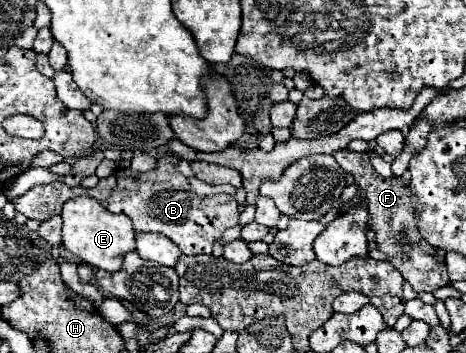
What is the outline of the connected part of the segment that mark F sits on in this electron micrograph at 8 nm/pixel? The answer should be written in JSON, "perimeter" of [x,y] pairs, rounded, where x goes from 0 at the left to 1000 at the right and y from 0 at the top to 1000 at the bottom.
{"perimeter":[[[723,425],[719,442],[723,465],[762,504],[766,550],[732,584],[732,606],[740,595],[753,595],[762,572],[788,572],[788,601],[796,606],[792,646],[805,652],[805,686],[809,703],[830,725],[830,737],[861,771],[861,782],[886,810],[891,827],[933,827],[946,810],[964,805],[964,776],[955,754],[955,714],[925,697],[908,669],[899,663],[899,640],[891,640],[891,561],[882,550],[878,516],[869,516],[856,499],[822,504],[805,487],[805,476],[792,459],[788,431],[749,431],[749,425]]]}

